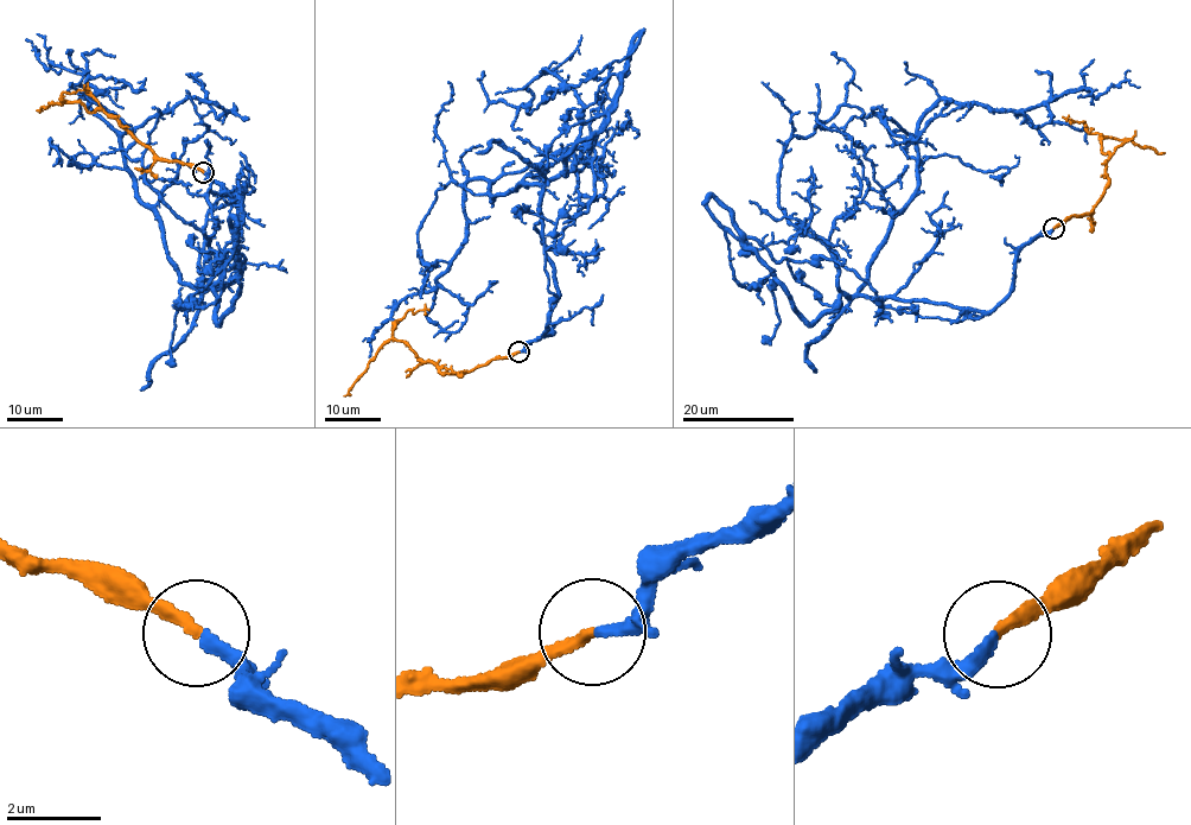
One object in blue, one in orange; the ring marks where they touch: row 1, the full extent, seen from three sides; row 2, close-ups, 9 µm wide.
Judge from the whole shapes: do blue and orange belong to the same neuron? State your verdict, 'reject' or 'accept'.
accept

